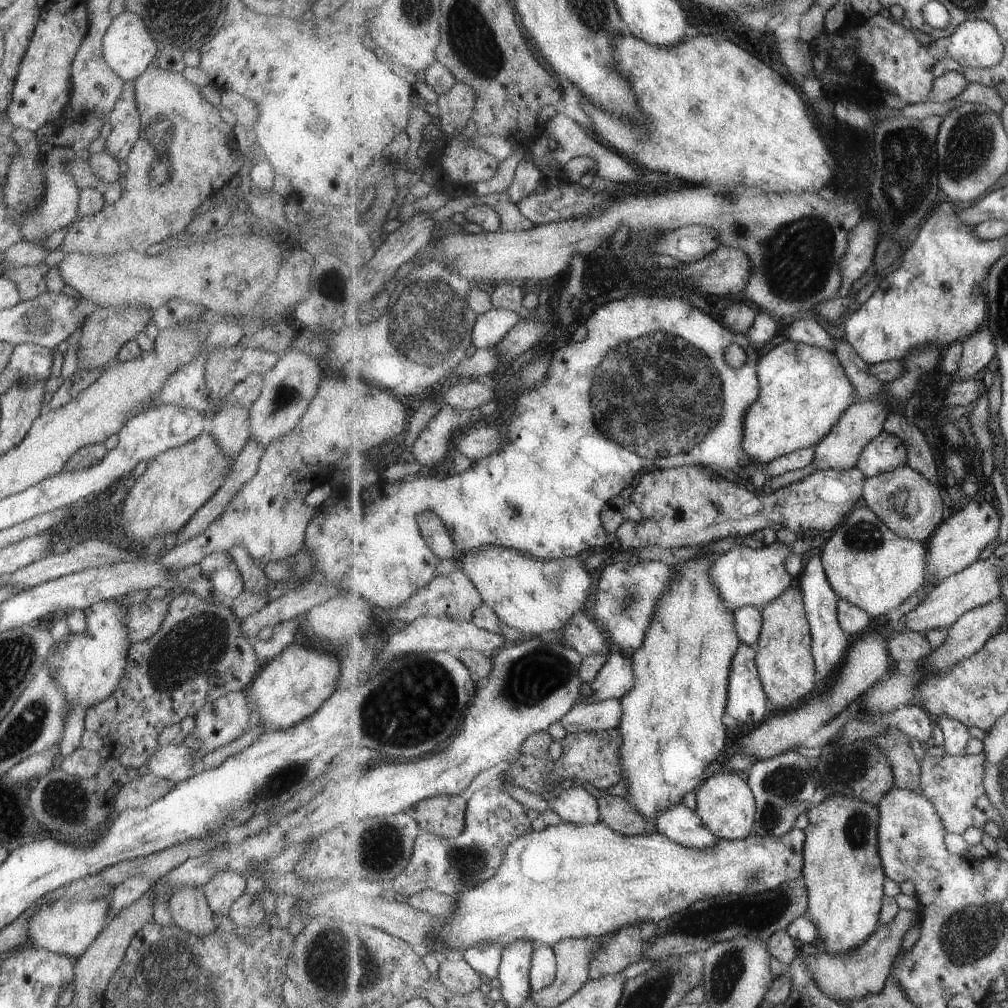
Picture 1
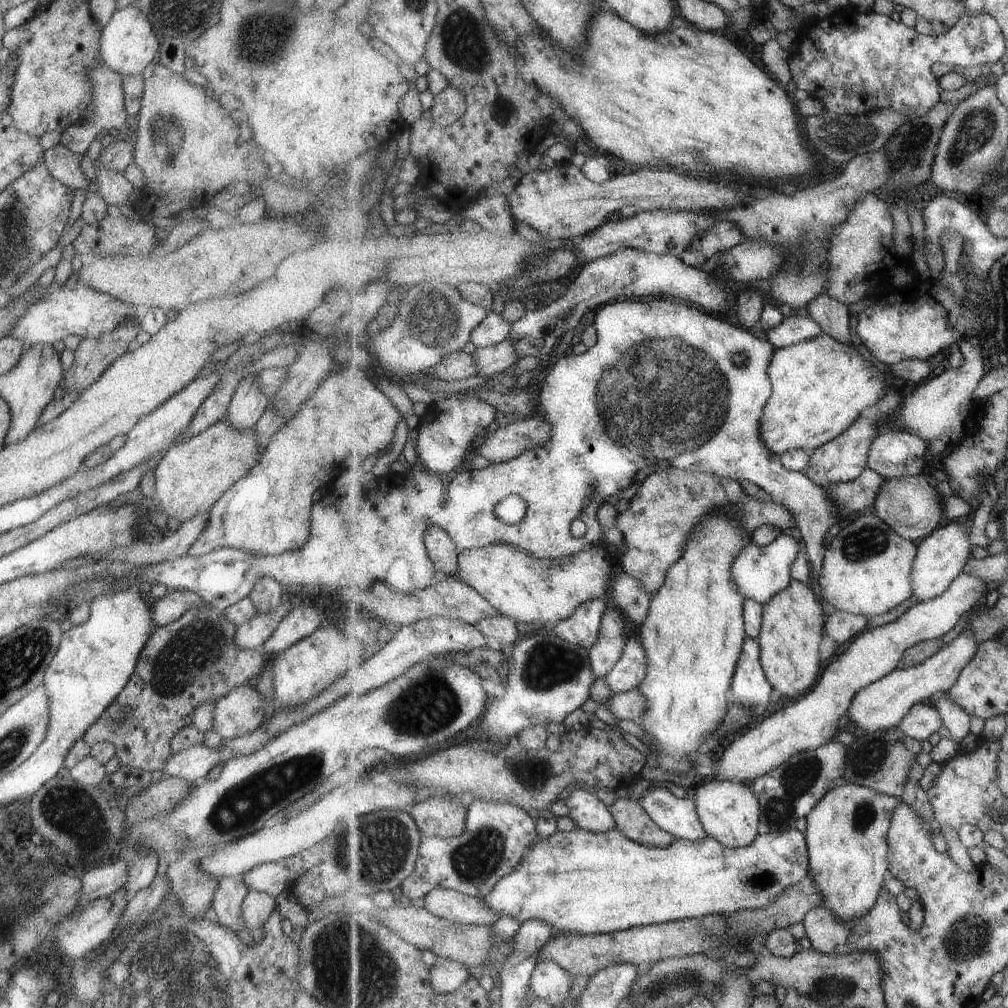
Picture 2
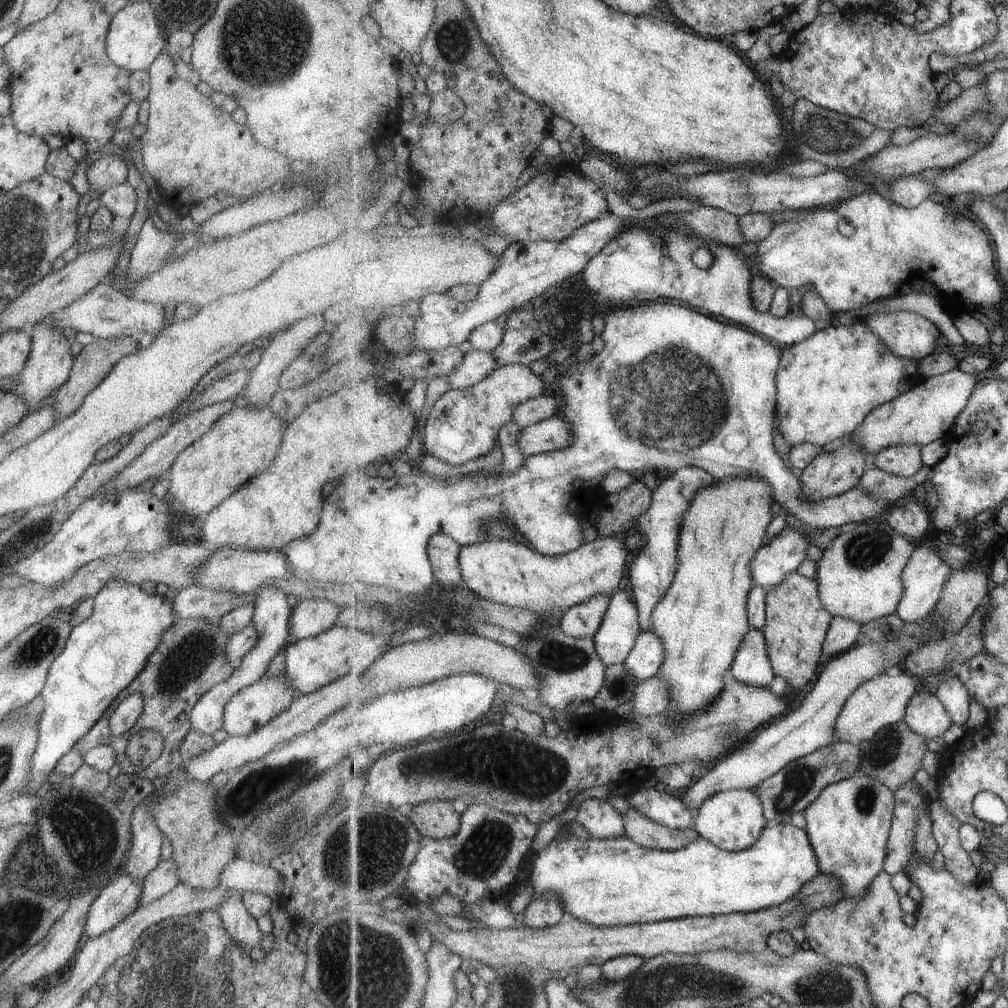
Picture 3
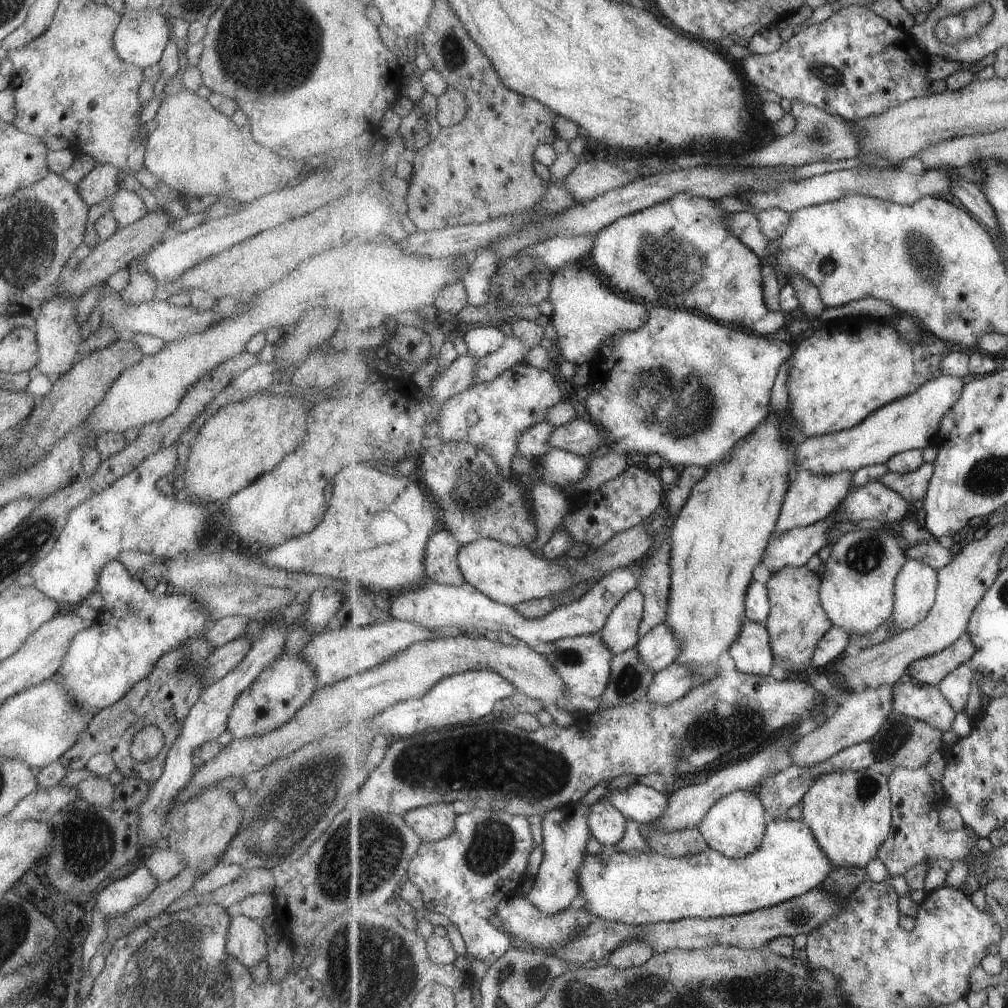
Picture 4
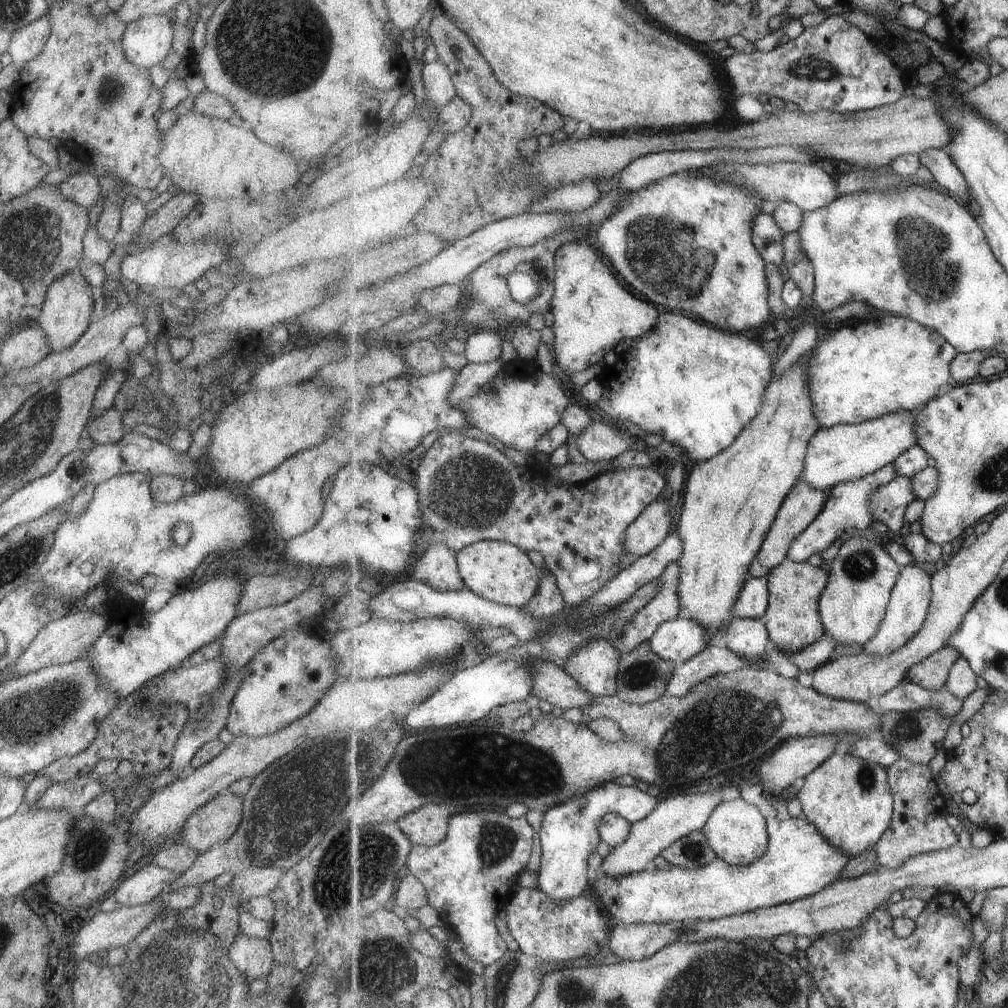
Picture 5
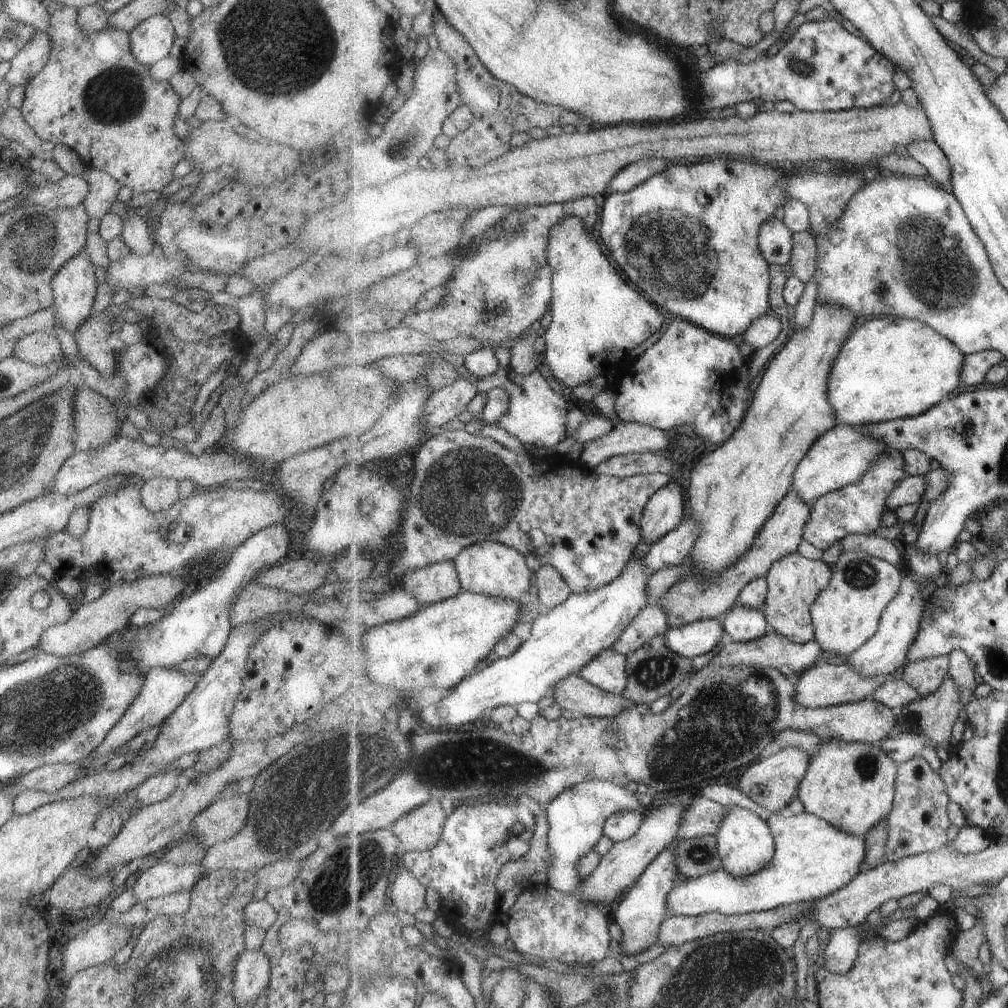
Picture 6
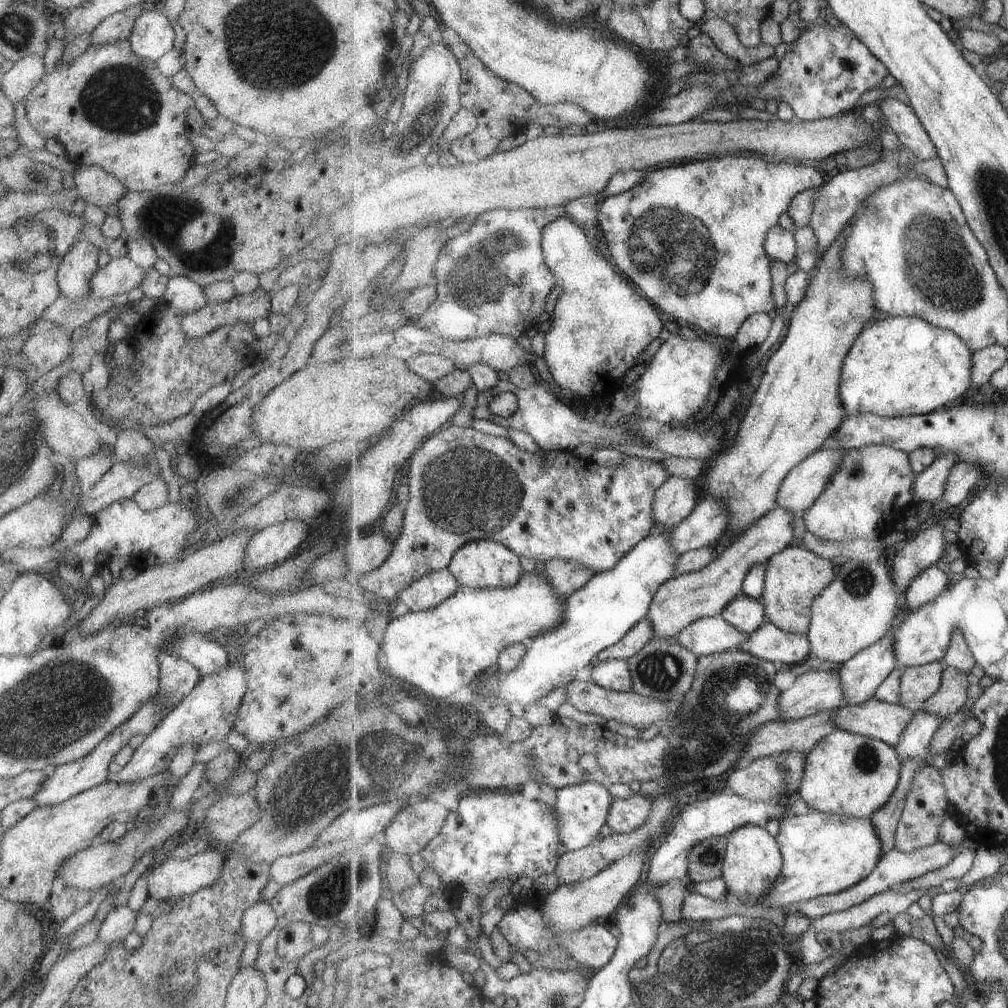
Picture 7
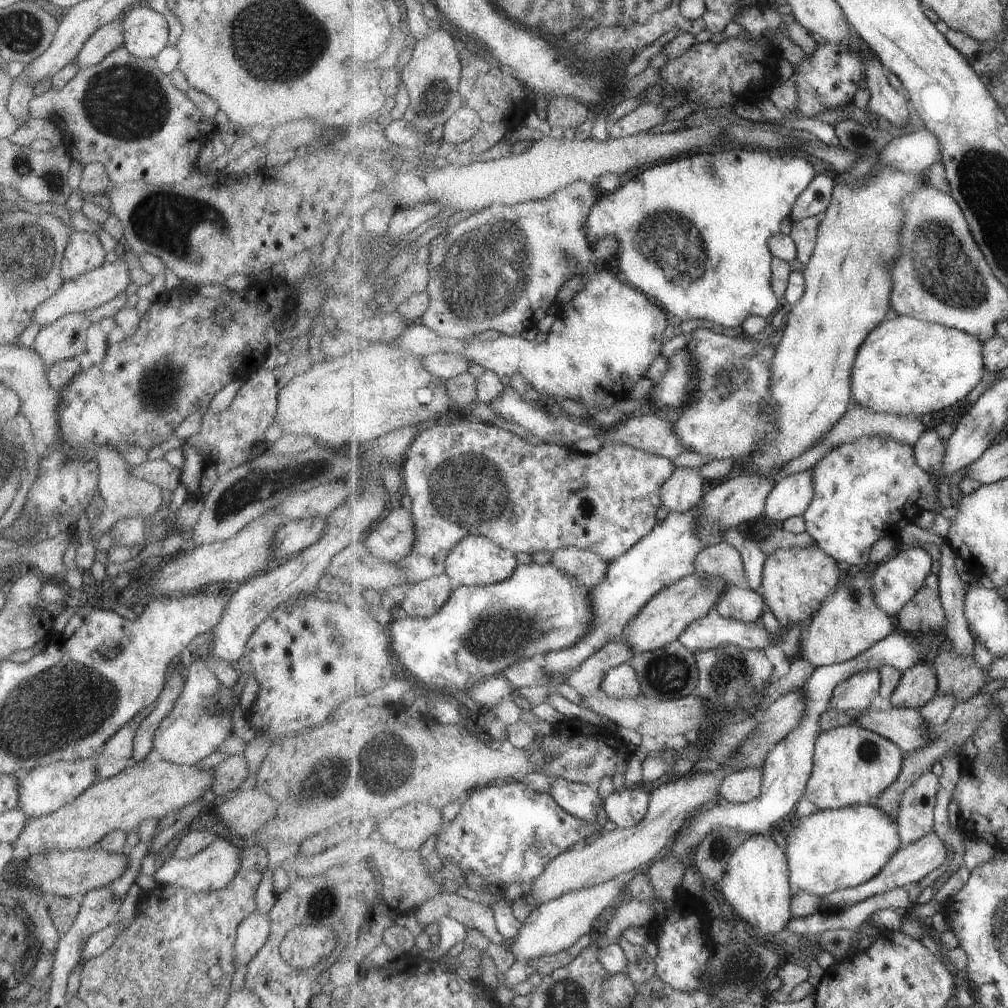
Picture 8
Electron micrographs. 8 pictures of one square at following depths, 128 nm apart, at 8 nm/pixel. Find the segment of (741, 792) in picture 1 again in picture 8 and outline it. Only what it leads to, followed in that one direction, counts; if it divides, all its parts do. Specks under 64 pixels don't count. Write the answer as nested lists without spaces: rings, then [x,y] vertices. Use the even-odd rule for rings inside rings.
[[[751,834],[751,838],[747,838],[729,860],[728,870],[724,874],[720,888],[729,904],[730,911],[736,918],[753,928],[755,932],[774,935],[787,929],[787,923],[793,918],[793,892],[788,855],[781,850],[781,846],[777,846],[777,842],[772,840],[769,835]]]

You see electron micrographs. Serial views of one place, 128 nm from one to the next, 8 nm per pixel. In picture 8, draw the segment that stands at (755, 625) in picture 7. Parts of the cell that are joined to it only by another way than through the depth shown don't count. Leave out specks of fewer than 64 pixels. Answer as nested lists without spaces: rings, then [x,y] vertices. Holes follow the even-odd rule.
[[[733,585],[715,606],[721,616],[749,623],[760,620],[766,609],[764,598],[755,590]]]

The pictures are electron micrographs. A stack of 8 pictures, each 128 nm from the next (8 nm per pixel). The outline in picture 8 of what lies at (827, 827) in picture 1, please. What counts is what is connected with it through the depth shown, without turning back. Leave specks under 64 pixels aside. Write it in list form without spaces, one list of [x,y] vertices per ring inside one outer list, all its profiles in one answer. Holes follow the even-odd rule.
[[[861,724],[825,730],[816,742],[814,767],[804,796],[821,811],[869,804],[899,778],[903,765],[903,750],[897,743]]]

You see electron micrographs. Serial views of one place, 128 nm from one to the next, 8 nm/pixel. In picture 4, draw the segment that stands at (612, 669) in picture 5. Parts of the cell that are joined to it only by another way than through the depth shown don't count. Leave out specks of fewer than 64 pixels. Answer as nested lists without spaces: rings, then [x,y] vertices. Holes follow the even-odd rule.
[[[600,633],[559,639],[552,643],[543,642],[534,649],[539,654],[543,654],[549,664],[561,674],[563,682],[567,686],[566,701],[579,694],[597,699],[608,689],[609,681],[612,680],[614,655]]]

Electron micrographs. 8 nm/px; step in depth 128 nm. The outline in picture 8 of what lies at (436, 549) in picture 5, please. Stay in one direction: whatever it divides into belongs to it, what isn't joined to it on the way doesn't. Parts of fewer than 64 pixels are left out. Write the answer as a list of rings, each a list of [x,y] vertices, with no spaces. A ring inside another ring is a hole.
[[[441,575],[408,586],[399,606],[408,616],[435,616],[453,594],[452,578]]]

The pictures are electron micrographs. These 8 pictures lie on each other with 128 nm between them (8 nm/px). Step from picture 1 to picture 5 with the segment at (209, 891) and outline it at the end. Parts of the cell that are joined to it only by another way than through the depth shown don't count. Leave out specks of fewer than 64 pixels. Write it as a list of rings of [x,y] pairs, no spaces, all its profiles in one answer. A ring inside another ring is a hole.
[[[241,931],[229,948],[228,956],[248,981],[266,978],[274,963],[267,939],[249,938],[246,934],[241,934]]]

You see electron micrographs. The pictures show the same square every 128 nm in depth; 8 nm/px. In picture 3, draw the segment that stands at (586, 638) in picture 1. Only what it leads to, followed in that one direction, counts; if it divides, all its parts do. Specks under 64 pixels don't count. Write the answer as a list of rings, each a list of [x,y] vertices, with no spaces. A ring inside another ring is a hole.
[[[613,593],[597,594],[585,602],[572,606],[562,616],[557,630],[575,638],[595,637],[611,606],[612,598]]]

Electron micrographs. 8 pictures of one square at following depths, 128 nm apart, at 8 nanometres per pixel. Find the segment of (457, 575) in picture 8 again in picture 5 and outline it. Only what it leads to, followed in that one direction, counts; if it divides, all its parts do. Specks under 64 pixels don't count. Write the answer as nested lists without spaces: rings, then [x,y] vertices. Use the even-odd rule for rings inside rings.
[[[485,539],[458,552],[458,566],[467,588],[477,596],[497,604],[521,608],[540,589],[547,567],[539,568],[527,551],[507,541]]]

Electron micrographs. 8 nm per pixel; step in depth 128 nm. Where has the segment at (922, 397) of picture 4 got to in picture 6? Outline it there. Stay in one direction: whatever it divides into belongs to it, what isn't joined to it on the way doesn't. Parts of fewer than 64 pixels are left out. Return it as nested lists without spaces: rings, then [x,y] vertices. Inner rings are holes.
[[[838,424],[813,443],[812,449],[796,470],[792,490],[797,490],[805,502],[813,505],[829,492],[859,482],[861,476],[865,476],[865,472],[869,472],[869,468],[890,448],[884,440],[875,438],[863,429]]]

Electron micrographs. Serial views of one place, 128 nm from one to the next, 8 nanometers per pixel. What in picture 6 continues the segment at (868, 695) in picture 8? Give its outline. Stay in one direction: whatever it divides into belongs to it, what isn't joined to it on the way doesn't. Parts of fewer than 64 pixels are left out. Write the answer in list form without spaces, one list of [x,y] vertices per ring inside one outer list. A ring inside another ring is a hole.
[[[907,573],[901,585],[900,593],[889,603],[881,617],[879,632],[867,644],[850,654],[846,661],[851,662],[863,676],[869,676],[869,678],[879,675],[887,676],[895,672],[897,668],[905,667],[911,646],[920,632],[921,618],[923,618],[925,604],[927,604],[926,600],[923,598],[921,584],[915,582]]]

